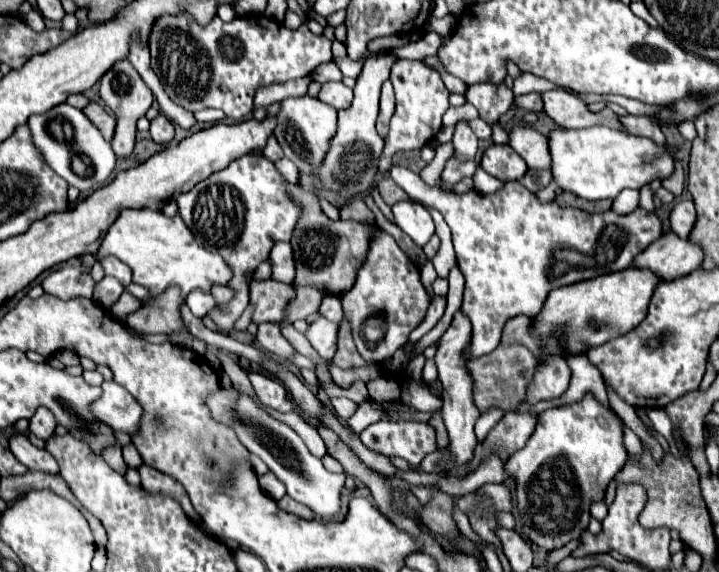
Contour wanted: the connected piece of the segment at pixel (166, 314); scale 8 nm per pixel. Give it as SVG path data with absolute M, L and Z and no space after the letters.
M168 288L162 296L150 296L146 304L128 314L126 324L140 334L172 334L172 332L188 332L180 316L182 296L178 296L178 288Z

